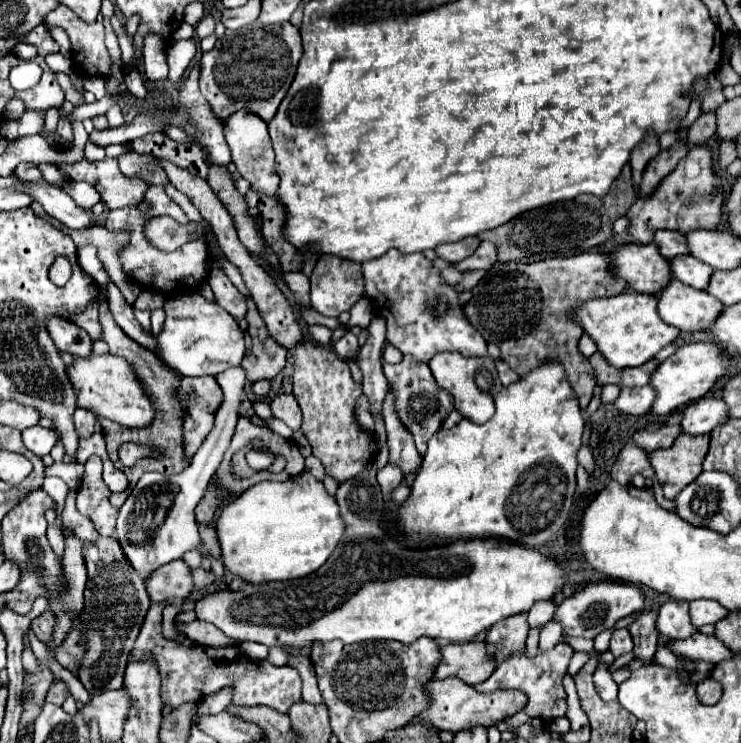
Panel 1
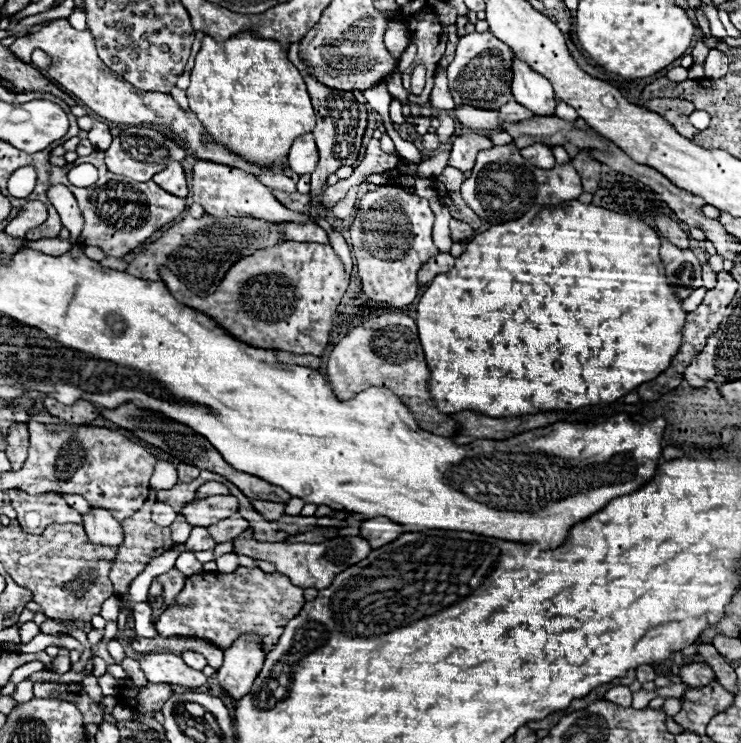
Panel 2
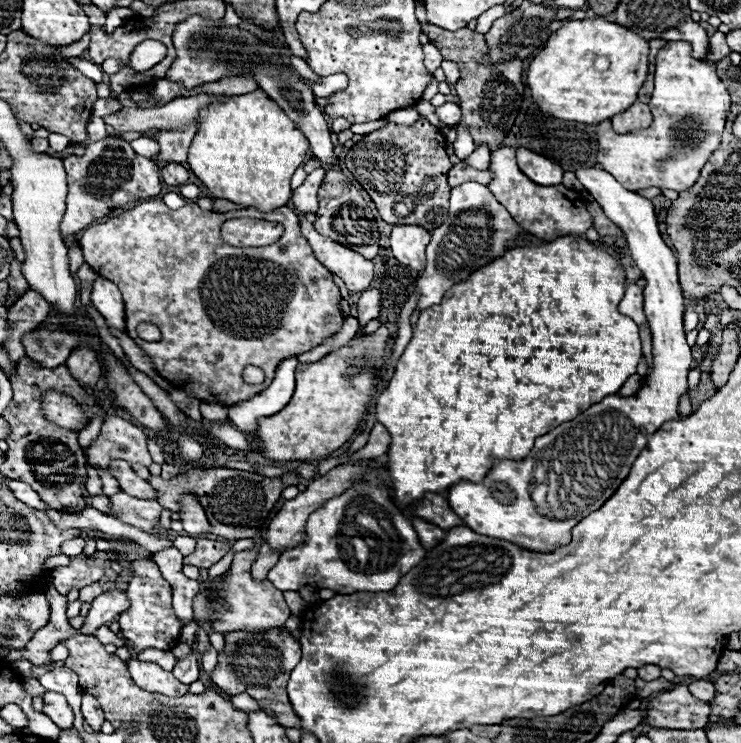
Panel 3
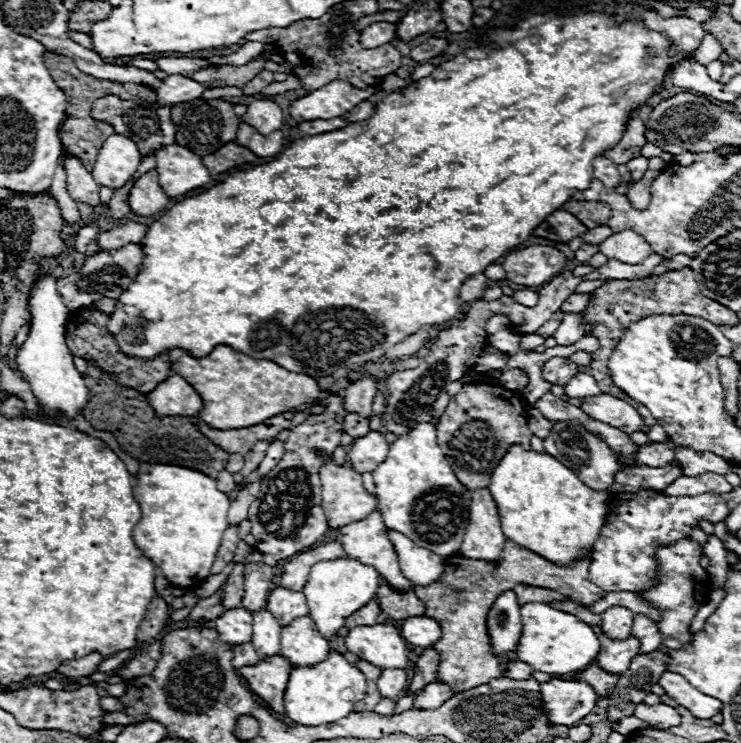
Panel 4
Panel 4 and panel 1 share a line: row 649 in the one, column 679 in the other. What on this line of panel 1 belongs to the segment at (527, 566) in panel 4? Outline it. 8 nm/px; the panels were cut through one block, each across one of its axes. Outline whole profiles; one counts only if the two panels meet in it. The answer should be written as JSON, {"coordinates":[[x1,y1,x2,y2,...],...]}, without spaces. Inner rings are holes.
{"coordinates":[[680,434,672,448,650,452,650,464,656,480,662,486,664,498,674,500,678,492,702,472,702,460,708,452,708,434,686,436]]}

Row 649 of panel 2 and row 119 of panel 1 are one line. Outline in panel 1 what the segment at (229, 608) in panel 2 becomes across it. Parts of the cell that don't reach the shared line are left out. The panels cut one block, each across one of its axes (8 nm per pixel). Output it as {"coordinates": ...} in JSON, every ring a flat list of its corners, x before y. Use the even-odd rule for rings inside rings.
{"coordinates":[[254,22,240,30,226,30,224,38,220,38,216,46,202,56,200,92,222,122,238,110,250,110,268,122,284,100,300,58,300,32,290,22,274,26]]}

